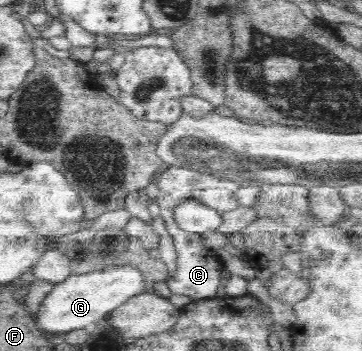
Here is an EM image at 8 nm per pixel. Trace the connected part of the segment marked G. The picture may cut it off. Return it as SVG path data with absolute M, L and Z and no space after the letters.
M116 264L106 271L94 271L86 275L71 275L58 283L53 291L40 303L35 317L37 327L50 335L66 335L80 329L91 329L109 316L119 305L134 296L149 291L142 273L130 265Z

